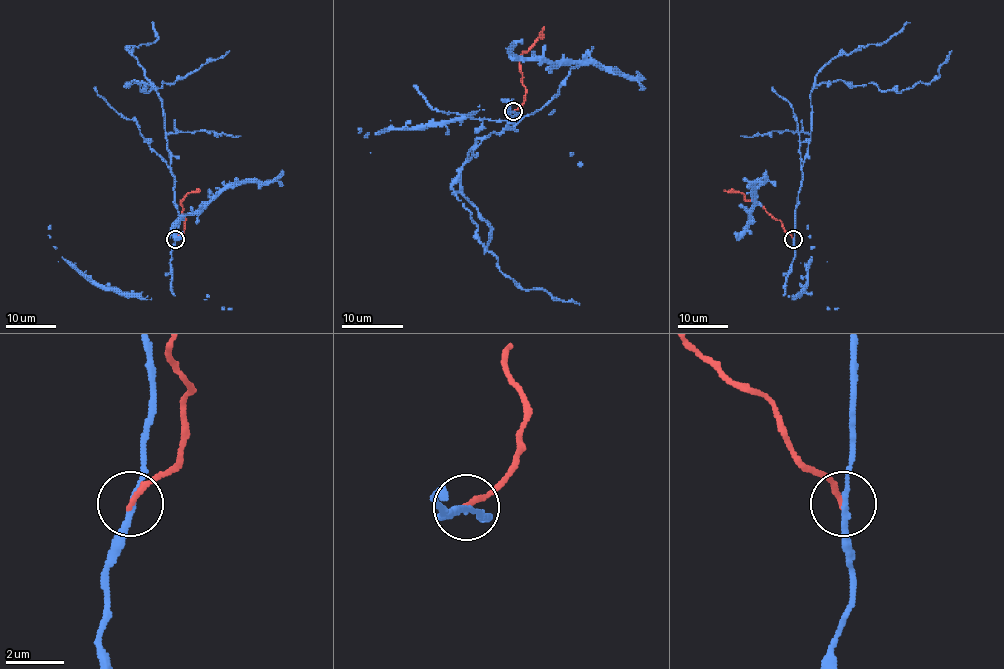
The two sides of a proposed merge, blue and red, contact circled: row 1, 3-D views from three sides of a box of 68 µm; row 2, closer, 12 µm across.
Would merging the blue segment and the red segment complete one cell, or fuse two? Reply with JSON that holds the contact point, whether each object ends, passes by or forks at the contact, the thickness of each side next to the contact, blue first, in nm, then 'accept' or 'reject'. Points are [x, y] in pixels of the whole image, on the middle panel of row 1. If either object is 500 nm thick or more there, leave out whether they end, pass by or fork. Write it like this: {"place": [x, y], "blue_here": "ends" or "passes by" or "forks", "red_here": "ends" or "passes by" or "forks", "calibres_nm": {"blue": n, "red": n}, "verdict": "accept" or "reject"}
{"place": [513, 111], "blue_here": "passes by", "red_here": "ends", "calibres_nm": {"blue": 180, "red": 200}, "verdict": "reject"}

